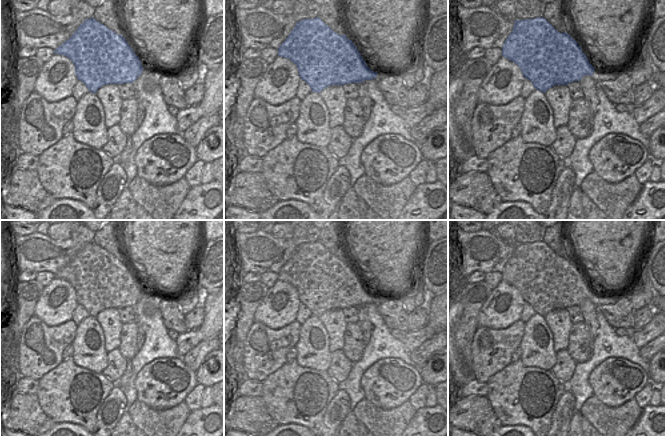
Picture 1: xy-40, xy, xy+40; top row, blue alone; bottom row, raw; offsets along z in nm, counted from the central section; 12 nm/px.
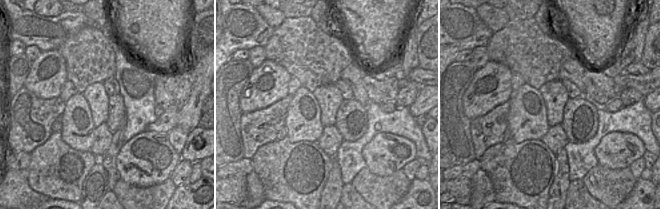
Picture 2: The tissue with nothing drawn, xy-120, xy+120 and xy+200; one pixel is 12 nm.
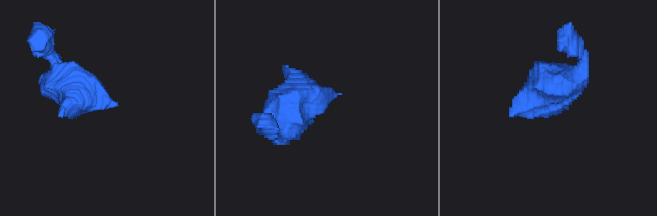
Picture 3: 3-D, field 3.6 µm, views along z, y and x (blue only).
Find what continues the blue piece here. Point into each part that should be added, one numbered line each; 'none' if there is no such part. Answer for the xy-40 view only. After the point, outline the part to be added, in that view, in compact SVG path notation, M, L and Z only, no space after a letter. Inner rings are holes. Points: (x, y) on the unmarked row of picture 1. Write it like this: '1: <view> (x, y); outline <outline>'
none

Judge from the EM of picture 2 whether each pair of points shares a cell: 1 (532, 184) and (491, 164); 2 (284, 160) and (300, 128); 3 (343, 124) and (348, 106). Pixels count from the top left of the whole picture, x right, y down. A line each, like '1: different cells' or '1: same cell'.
1: same cell
2: different cells
3: same cell

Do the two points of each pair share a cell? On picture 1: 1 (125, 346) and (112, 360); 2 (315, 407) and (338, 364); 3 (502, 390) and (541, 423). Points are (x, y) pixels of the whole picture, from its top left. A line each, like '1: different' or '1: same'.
1: different
2: different
3: same

